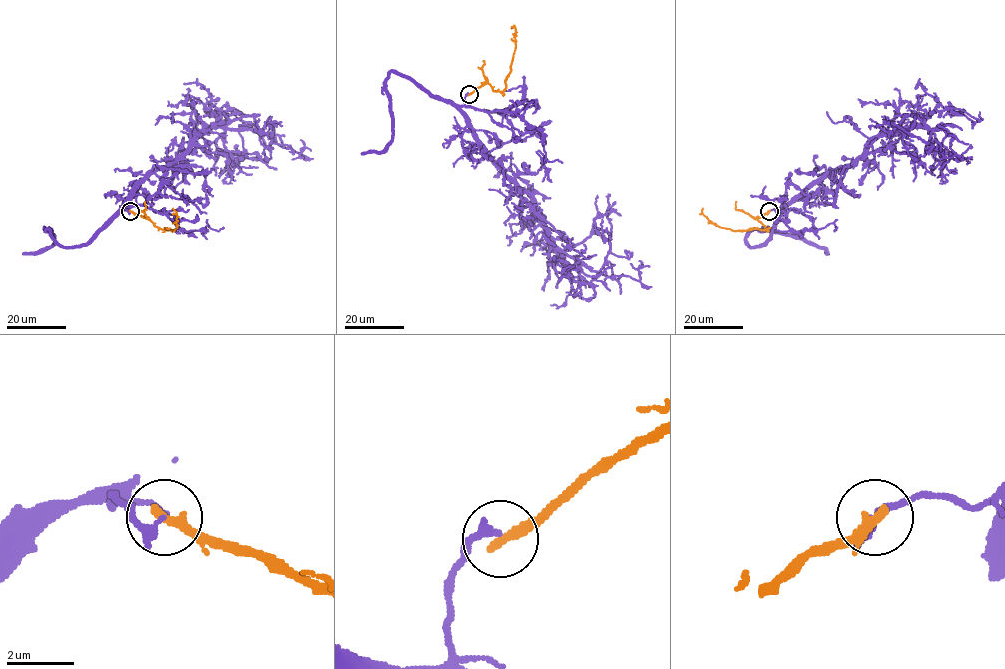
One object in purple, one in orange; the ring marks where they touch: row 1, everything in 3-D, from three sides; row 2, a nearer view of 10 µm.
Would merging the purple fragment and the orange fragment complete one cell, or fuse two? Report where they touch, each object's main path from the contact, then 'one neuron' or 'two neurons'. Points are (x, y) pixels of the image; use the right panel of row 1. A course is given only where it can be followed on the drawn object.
(769, 211) | purple via (768, 211), (785, 209), (847, 168), (883, 136), (919, 126), (945, 136), (929, 146), (891, 122), (876, 125) | orange via (769, 211), (758, 219), (766, 229), (732, 230), (709, 220), (701, 211), (703, 208) | two neurons

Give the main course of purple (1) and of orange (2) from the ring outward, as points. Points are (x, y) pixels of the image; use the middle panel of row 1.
1: (469, 93), (459, 108), (466, 125), (533, 198), (544, 233), (593, 270), (610, 249), (615, 201)
2: (469, 94), (486, 83), (493, 90), (506, 88), (516, 44), (516, 29), (511, 28)

